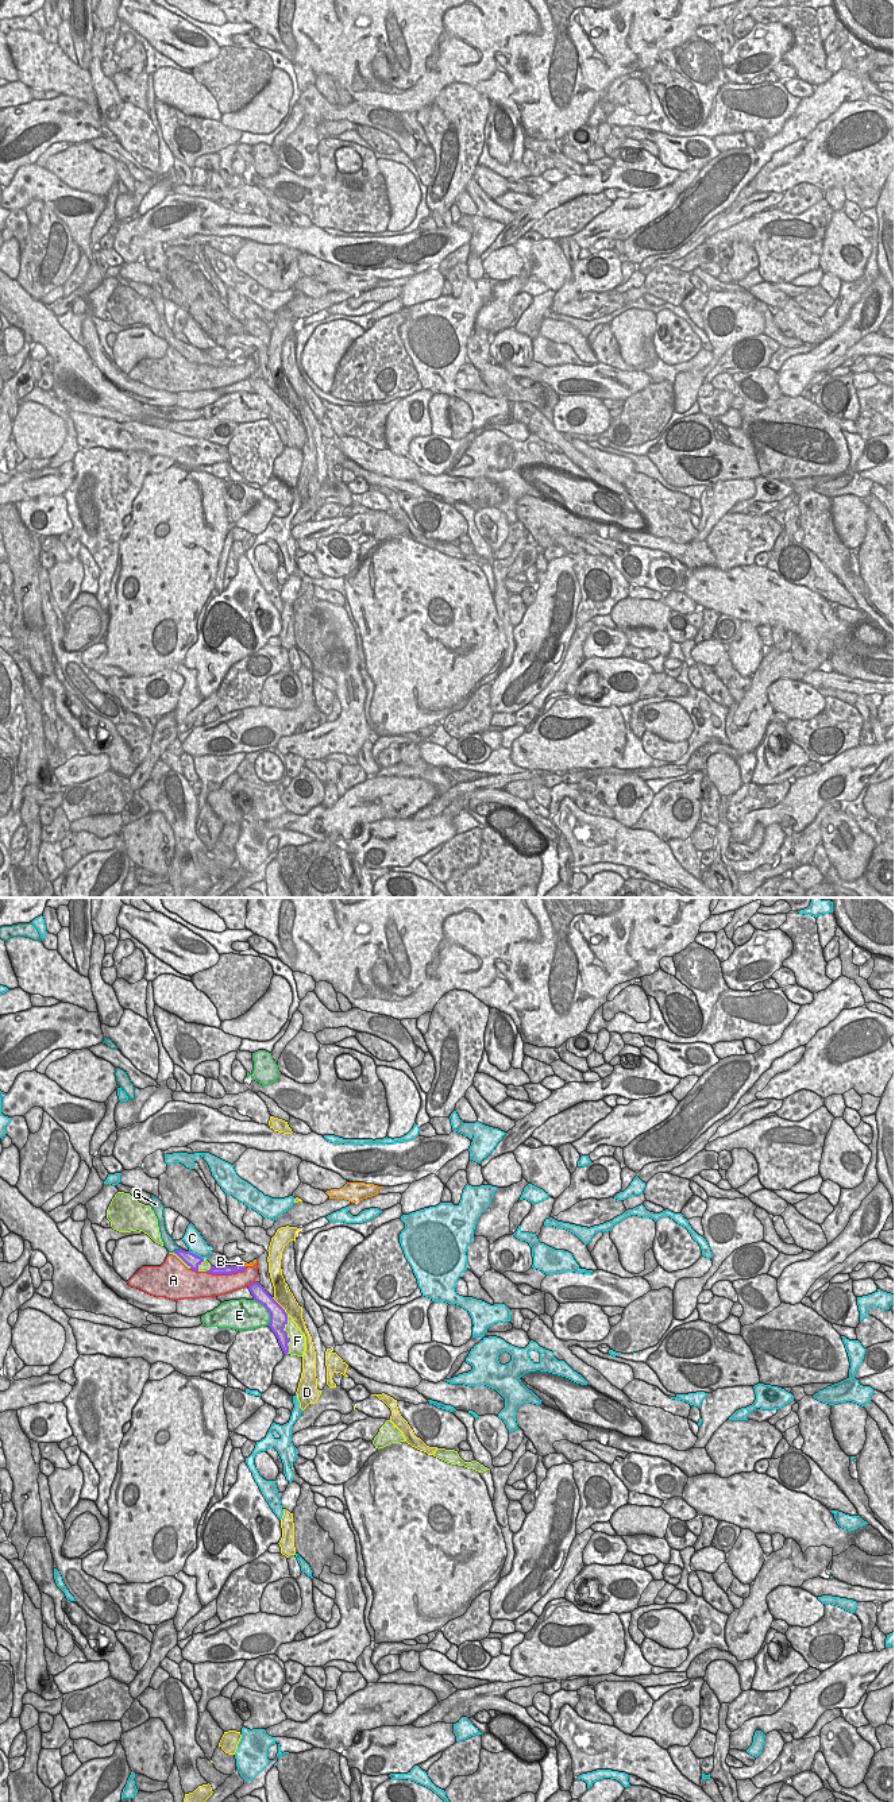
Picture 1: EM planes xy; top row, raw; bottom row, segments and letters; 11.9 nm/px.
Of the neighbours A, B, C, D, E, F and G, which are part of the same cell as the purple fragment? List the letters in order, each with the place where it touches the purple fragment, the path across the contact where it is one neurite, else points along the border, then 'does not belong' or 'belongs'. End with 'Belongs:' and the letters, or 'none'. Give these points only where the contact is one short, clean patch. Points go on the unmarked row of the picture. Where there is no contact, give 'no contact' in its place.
A: xy (226, 366) | does not belong
B: xy (242, 359) | along xy (239, 357), (245, 359) | does not belong
C: xy (195, 347) | does not belong
D: xy (280, 398) | does not belong
E: xy (267, 404) | does not belong
F: xy (286, 427) | does not belong
G: xy (176, 343) | across xy (189, 351), (176, 343), (169, 336) | belongs
Belongs: G

